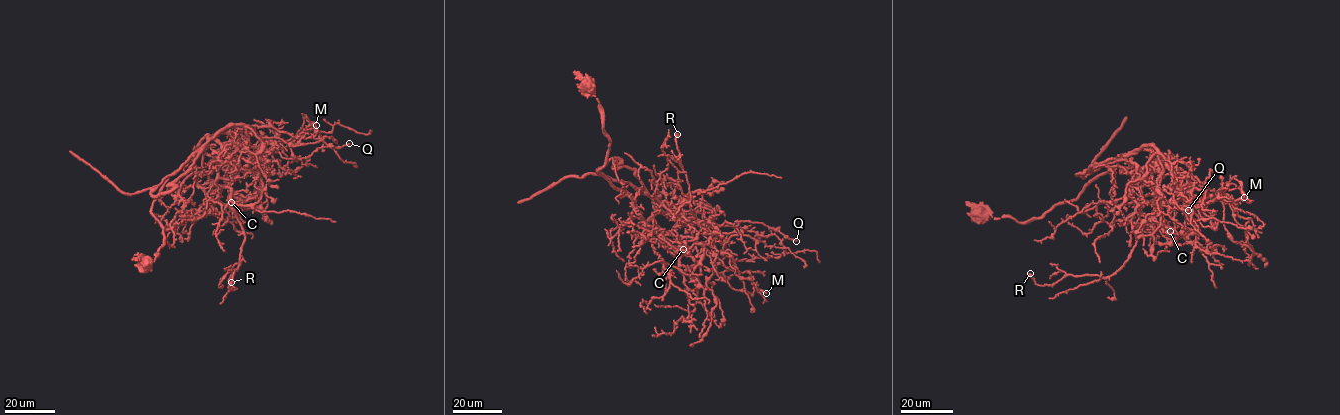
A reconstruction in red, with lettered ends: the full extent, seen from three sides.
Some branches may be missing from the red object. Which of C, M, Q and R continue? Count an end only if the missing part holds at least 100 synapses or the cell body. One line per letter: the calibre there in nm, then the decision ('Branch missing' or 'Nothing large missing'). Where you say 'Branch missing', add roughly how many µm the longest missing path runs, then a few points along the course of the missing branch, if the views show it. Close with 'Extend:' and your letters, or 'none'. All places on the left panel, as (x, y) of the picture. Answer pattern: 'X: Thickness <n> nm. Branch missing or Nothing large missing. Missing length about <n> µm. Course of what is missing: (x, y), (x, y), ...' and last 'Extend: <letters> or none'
C: Thickness 550 nm. Nothing large missing
M: Thickness 240 nm. Nothing large missing
Q: Thickness 240 nm. Nothing large missing
R: Thickness 480 nm. Nothing large missing
Extend: none

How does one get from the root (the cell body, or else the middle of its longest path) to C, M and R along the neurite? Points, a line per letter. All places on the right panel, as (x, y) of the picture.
C: (981, 214), (1033, 220), (1115, 167), (1148, 167), (1154, 150), (1148, 168), (1170, 231)
M: (981, 214), (1033, 220), (1158, 153), (1193, 183), (1190, 198), (1235, 202), (1241, 185), (1244, 197)
R: (981, 214), (1033, 220), (1157, 152), (1128, 190), (1136, 244), (1124, 265), (1042, 286), (1030, 273)

